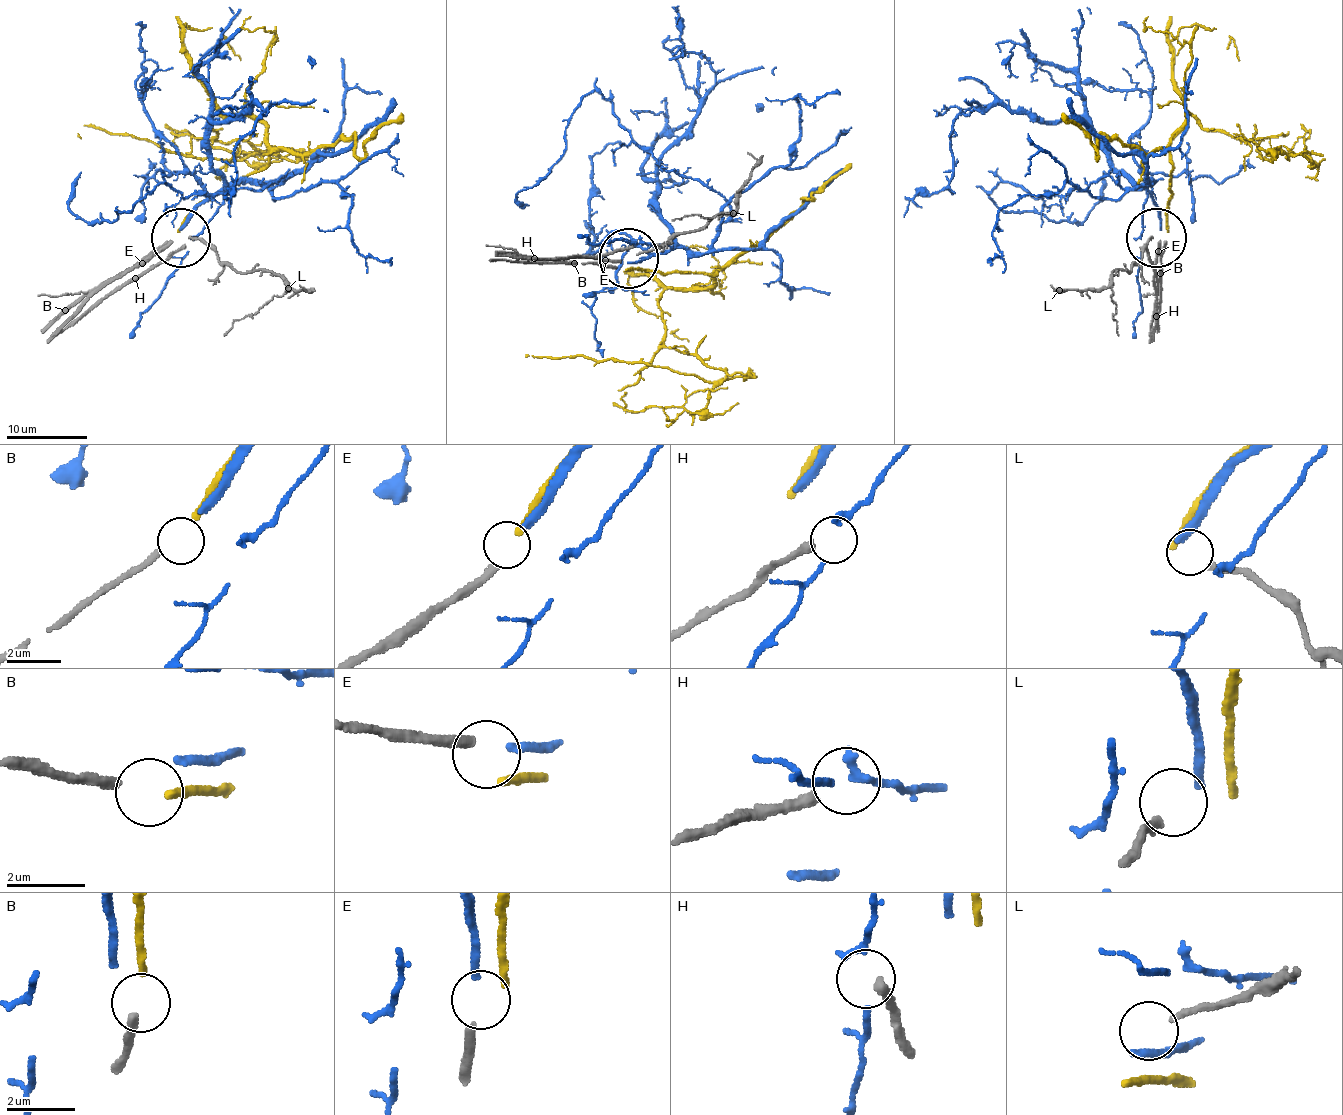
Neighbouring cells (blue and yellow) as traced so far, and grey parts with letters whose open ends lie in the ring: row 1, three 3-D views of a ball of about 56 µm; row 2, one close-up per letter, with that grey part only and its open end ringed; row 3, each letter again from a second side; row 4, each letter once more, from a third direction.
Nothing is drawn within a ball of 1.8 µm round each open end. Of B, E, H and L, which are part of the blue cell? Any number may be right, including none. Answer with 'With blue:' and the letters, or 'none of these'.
With blue: E

